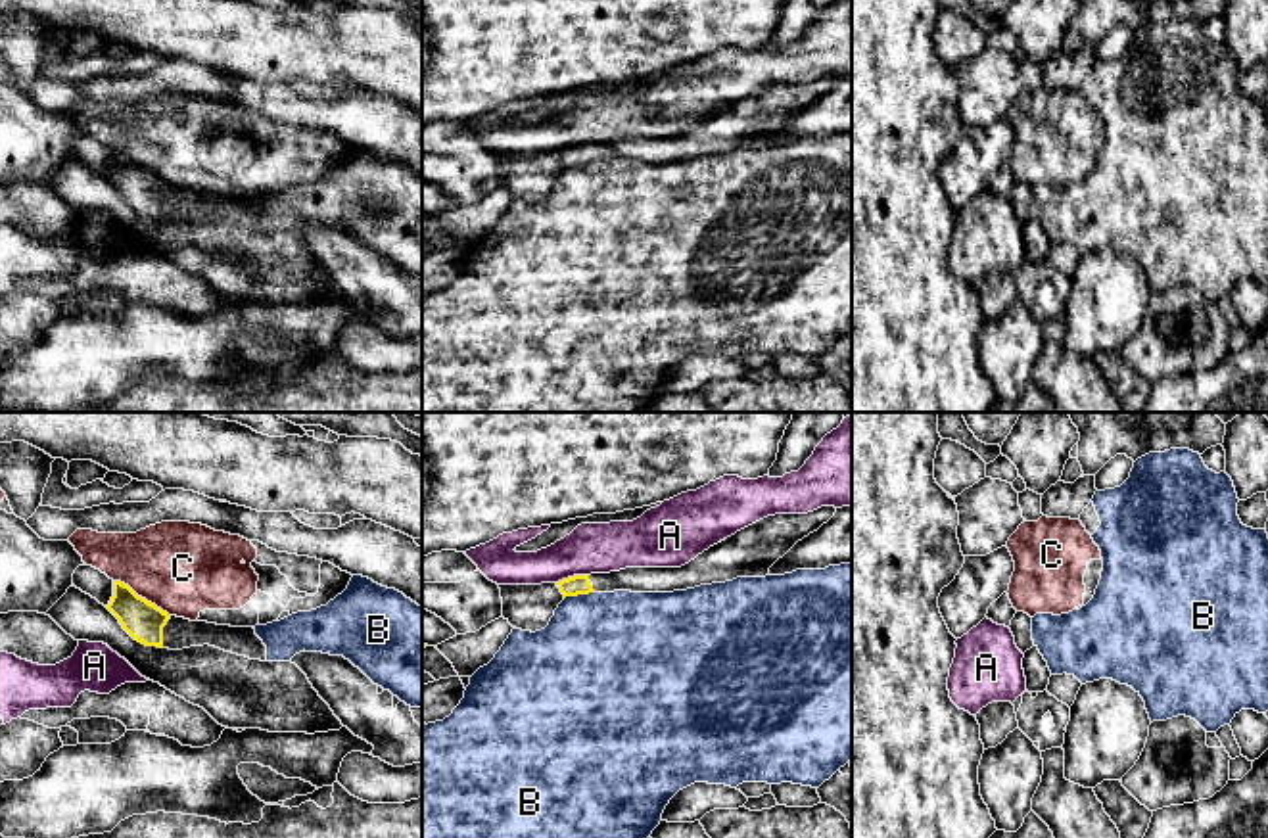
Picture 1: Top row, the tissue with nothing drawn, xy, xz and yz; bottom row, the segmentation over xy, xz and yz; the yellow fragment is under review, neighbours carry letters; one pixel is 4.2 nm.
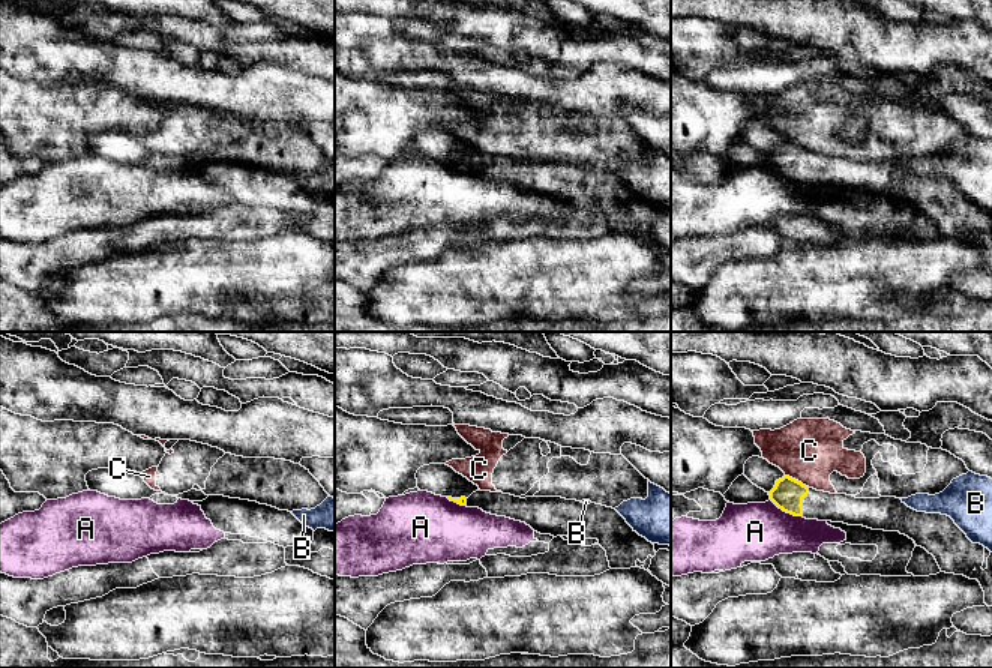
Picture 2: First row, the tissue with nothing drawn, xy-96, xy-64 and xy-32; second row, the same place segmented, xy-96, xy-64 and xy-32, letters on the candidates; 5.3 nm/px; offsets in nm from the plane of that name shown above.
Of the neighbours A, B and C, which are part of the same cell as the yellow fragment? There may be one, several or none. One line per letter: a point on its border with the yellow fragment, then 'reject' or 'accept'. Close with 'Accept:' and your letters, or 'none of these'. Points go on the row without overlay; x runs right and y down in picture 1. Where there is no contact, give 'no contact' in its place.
A: contact xz (572, 148); reject
B: contact xz (578, 163); reject
C: contact xy (140, 167); reject
Accept: none of these

